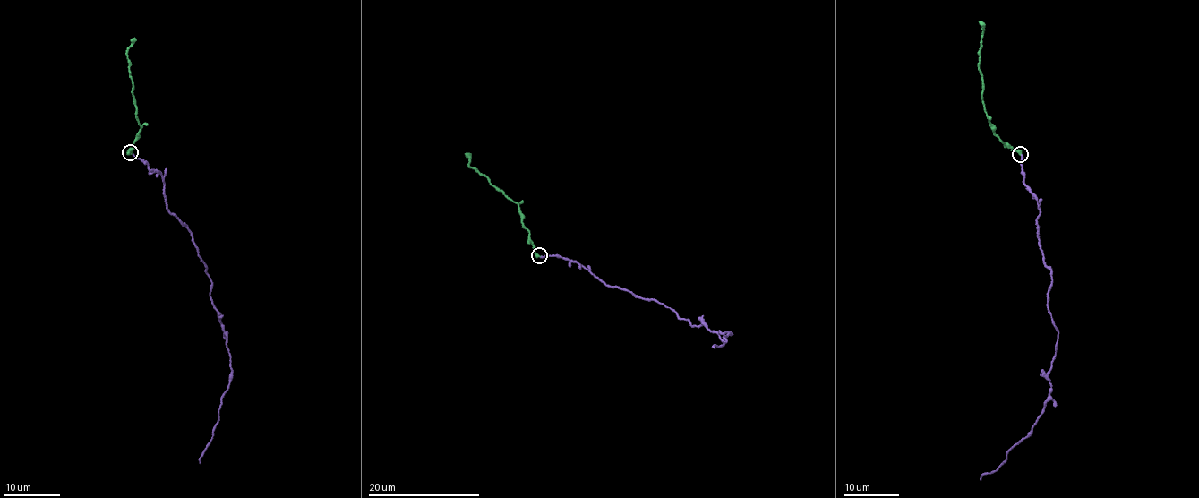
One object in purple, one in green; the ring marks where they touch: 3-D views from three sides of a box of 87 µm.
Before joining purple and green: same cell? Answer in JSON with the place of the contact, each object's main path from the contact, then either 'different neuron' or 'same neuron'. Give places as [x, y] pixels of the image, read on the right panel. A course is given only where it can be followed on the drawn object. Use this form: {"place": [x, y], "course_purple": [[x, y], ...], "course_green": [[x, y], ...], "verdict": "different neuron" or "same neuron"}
{"place": [1020, 154], "course_purple": [[1021, 154], [1040, 213], [1052, 279], [1047, 305], [1058, 331], [1049, 399], [1032, 433], [980, 480]], "course_green": [[1020, 154], [994, 133], [986, 115], [978, 68], [981, 35], [980, 21]], "verdict": "same neuron"}

